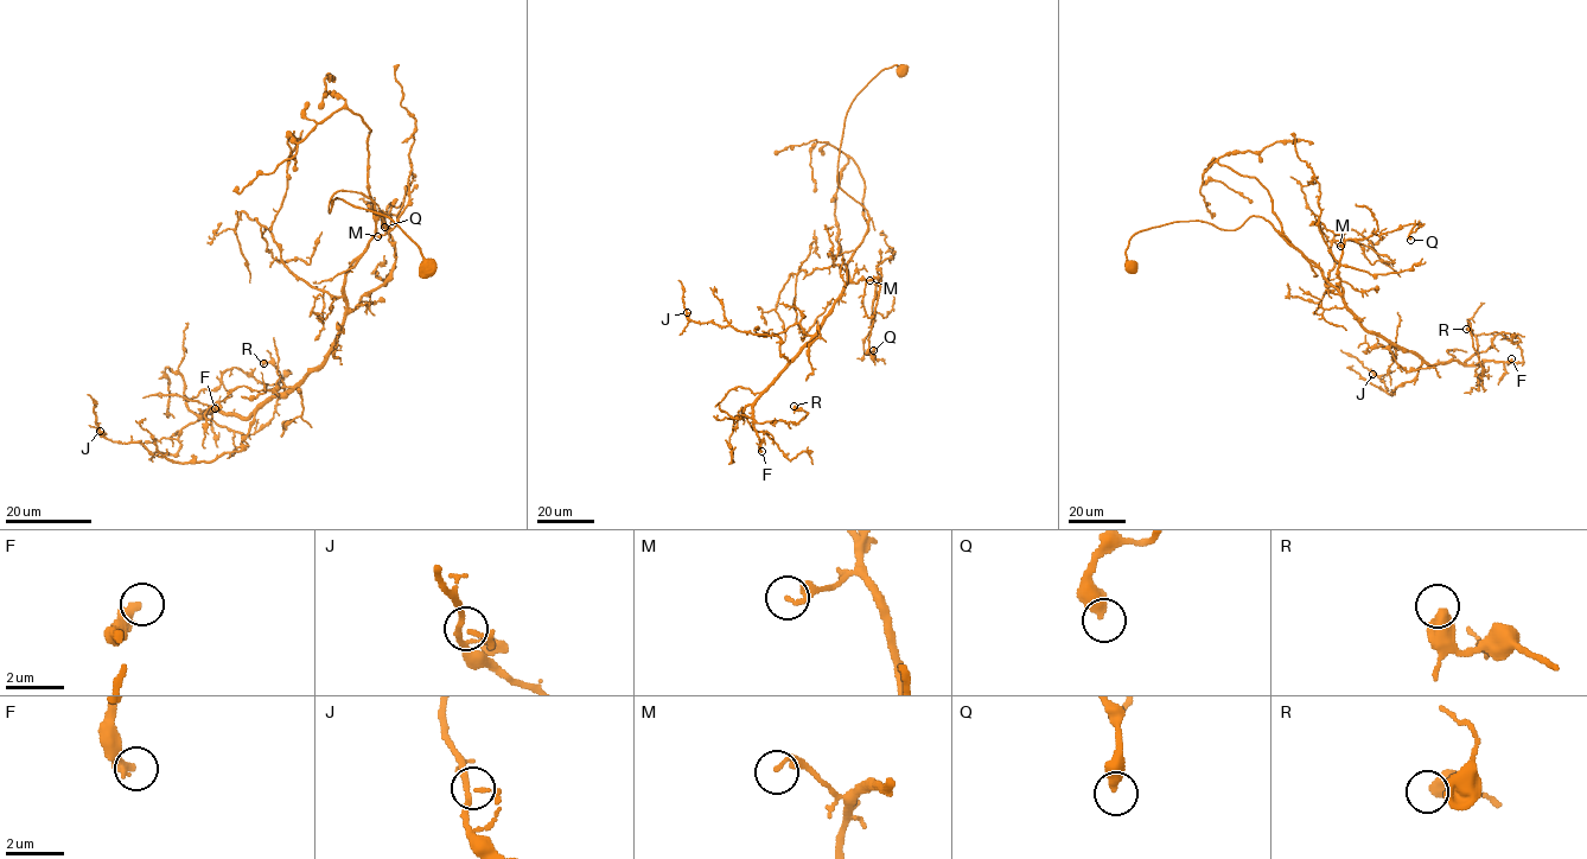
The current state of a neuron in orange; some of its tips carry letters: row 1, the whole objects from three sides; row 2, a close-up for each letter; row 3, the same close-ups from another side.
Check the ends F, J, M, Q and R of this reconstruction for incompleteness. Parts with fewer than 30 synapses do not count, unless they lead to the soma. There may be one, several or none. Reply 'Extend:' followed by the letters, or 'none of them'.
Extend: F

